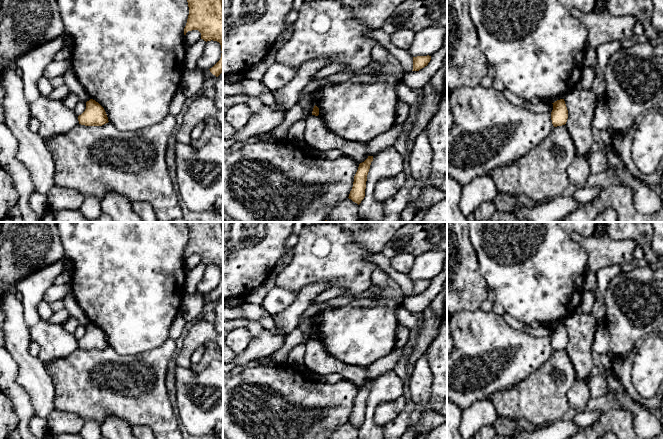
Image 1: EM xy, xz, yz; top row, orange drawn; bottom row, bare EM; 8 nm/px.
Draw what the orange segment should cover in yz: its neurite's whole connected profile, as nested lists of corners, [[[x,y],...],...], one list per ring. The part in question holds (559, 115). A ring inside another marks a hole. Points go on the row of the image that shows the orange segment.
[[[564,99],[555,101],[551,112],[551,120],[554,127],[565,125],[568,119],[568,110]]]

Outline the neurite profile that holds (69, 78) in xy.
[[[69,60],[65,61],[66,62],[66,68],[64,73],[61,75],[64,81],[64,85],[66,85],[69,88],[70,93],[75,94],[80,101],[87,102],[91,98],[85,88],[81,85],[81,83],[78,81],[76,78],[72,68],[67,67],[67,62]]]

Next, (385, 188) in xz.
[[[404,174],[397,175],[393,178],[381,179],[377,182],[374,190],[376,201],[384,202],[394,196],[405,184]]]

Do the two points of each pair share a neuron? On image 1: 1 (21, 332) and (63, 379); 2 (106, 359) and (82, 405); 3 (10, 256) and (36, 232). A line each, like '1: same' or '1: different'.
1: different
2: same
3: same

